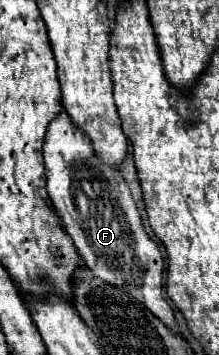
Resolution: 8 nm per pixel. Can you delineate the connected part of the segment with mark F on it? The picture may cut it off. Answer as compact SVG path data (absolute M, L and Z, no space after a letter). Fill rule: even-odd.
M61 111L47 127L43 157L45 157L47 193L51 197L51 203L57 211L57 215L63 221L65 231L69 233L69 237L73 239L79 255L83 257L83 263L91 269L91 273L95 277L99 277L99 279L115 285L115 287L123 285L123 289L129 295L133 295L137 301L141 301L155 317L159 317L173 331L177 331L173 309L161 297L163 295L163 285L161 285L163 257L161 257L161 251L159 251L157 243L153 239L149 239L149 235L145 233L145 229L141 225L139 211L133 203L133 197L131 197L131 191L129 191L127 183L123 181L121 171L115 169L115 165L107 165L107 163L99 161L99 157L97 157L97 153L91 145L91 139L71 123L71 119L65 111Z

